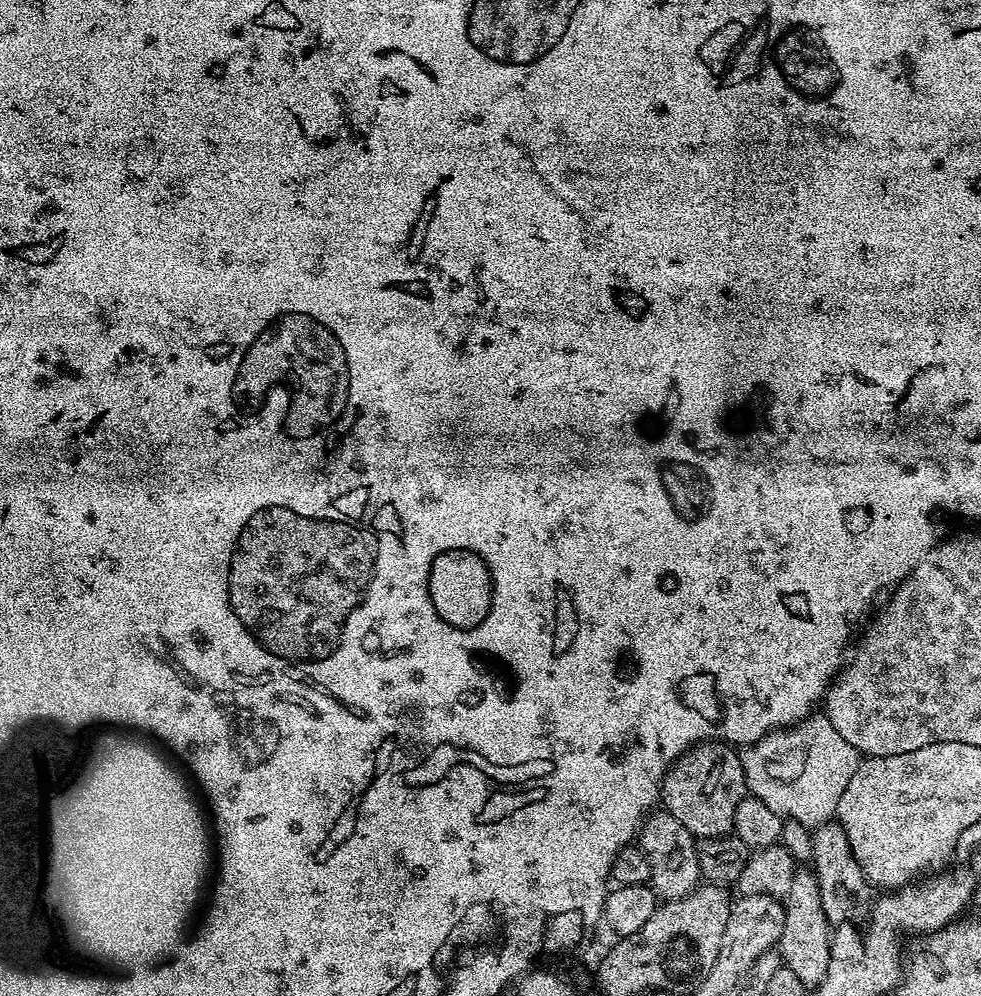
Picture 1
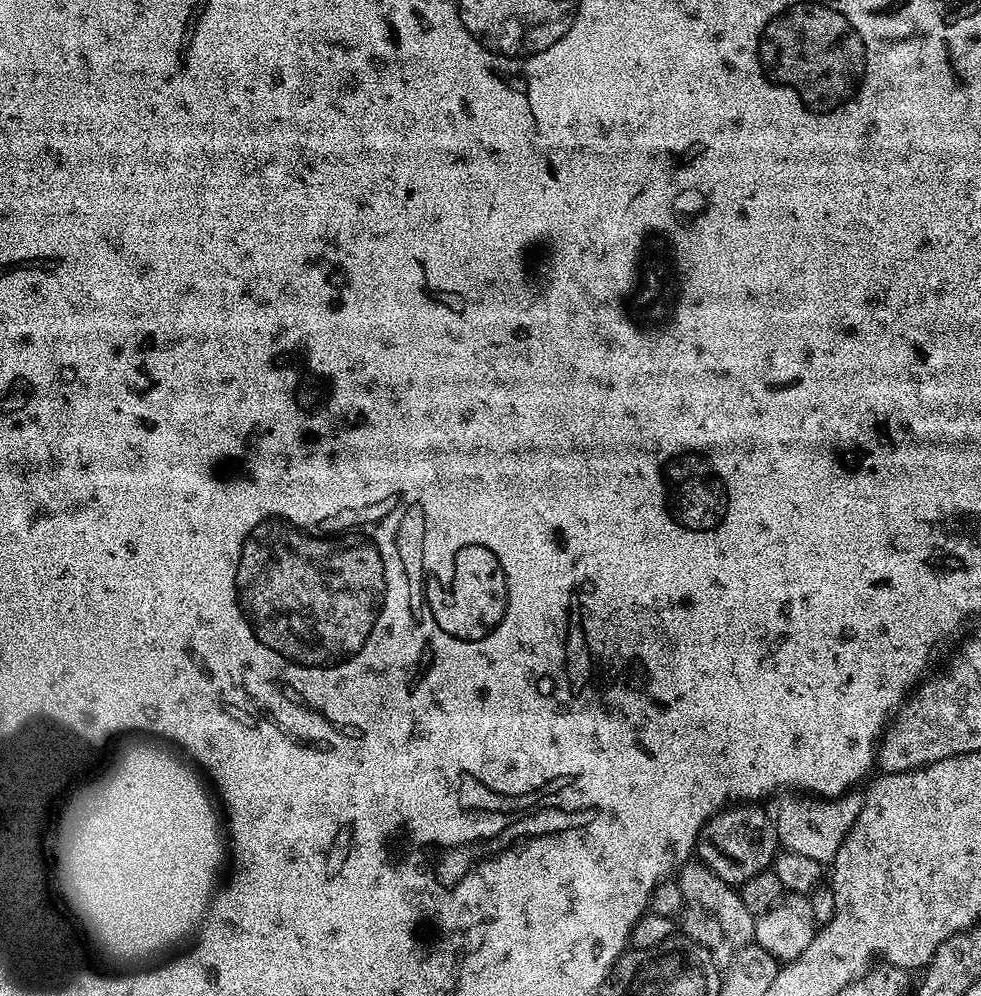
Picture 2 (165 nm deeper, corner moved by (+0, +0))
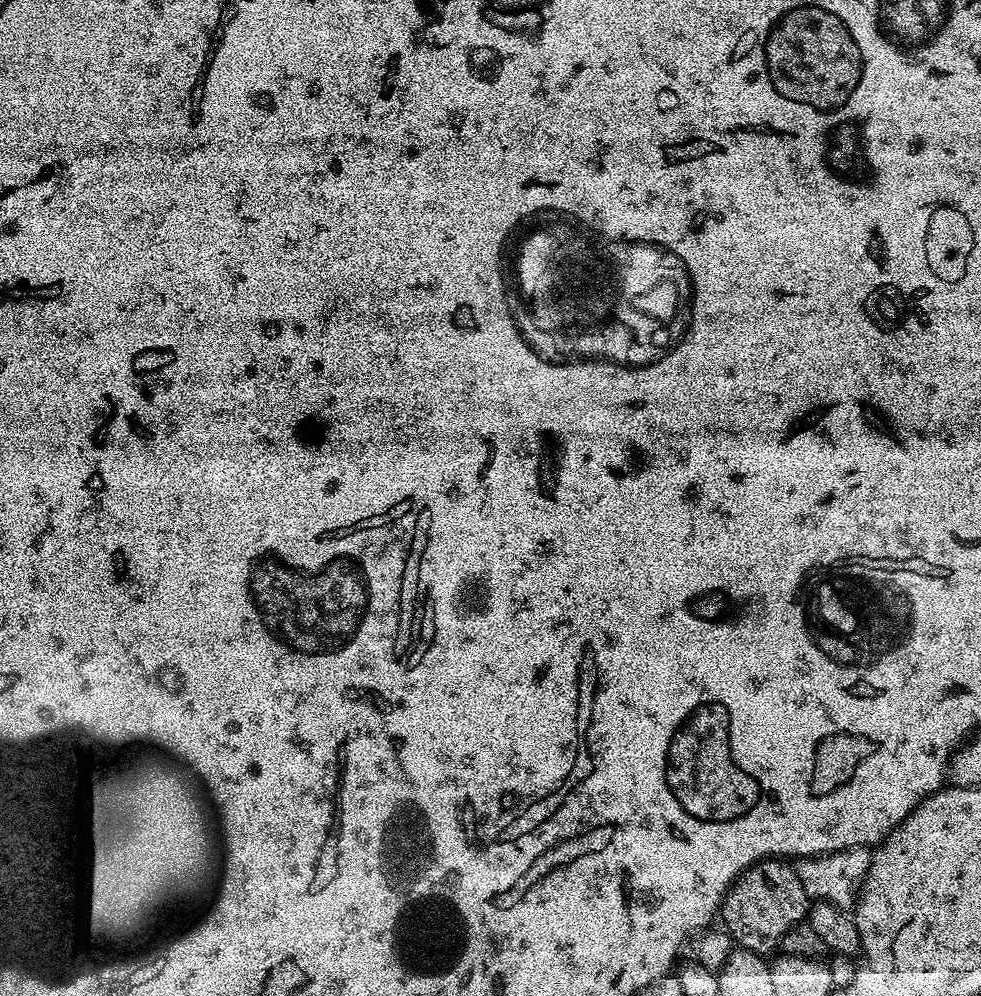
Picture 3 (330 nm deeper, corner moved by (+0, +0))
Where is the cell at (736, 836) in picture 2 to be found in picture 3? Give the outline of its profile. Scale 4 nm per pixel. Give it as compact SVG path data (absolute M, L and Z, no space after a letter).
M769 858L759 860L736 879L724 895L718 916L721 921L724 919L723 927L727 935L735 943L737 940L740 943L737 945L743 951L769 954L768 952L777 951L775 948L779 946L780 939L795 924L805 923L809 911L810 897L806 894L795 867L787 859Z

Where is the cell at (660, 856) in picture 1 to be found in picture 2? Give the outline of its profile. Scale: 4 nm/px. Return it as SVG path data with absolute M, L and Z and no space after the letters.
M699 862L685 863L679 869L675 882L682 892L683 935L701 944L717 966L731 964L743 948L753 943L756 934L756 916L747 909L739 891L733 885L722 882L718 874Z

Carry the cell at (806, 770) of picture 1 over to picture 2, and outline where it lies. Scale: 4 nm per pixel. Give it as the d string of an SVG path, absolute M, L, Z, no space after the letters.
M856 790L849 791L839 798L809 798L804 794L792 794L789 800L784 800L780 804L780 809L774 812L774 823L776 826L776 836L780 839L780 848L785 852L802 854L802 858L819 860L821 862L831 862L838 854L838 846L846 838L846 834L852 828L856 820L856 815L862 810L864 797Z

